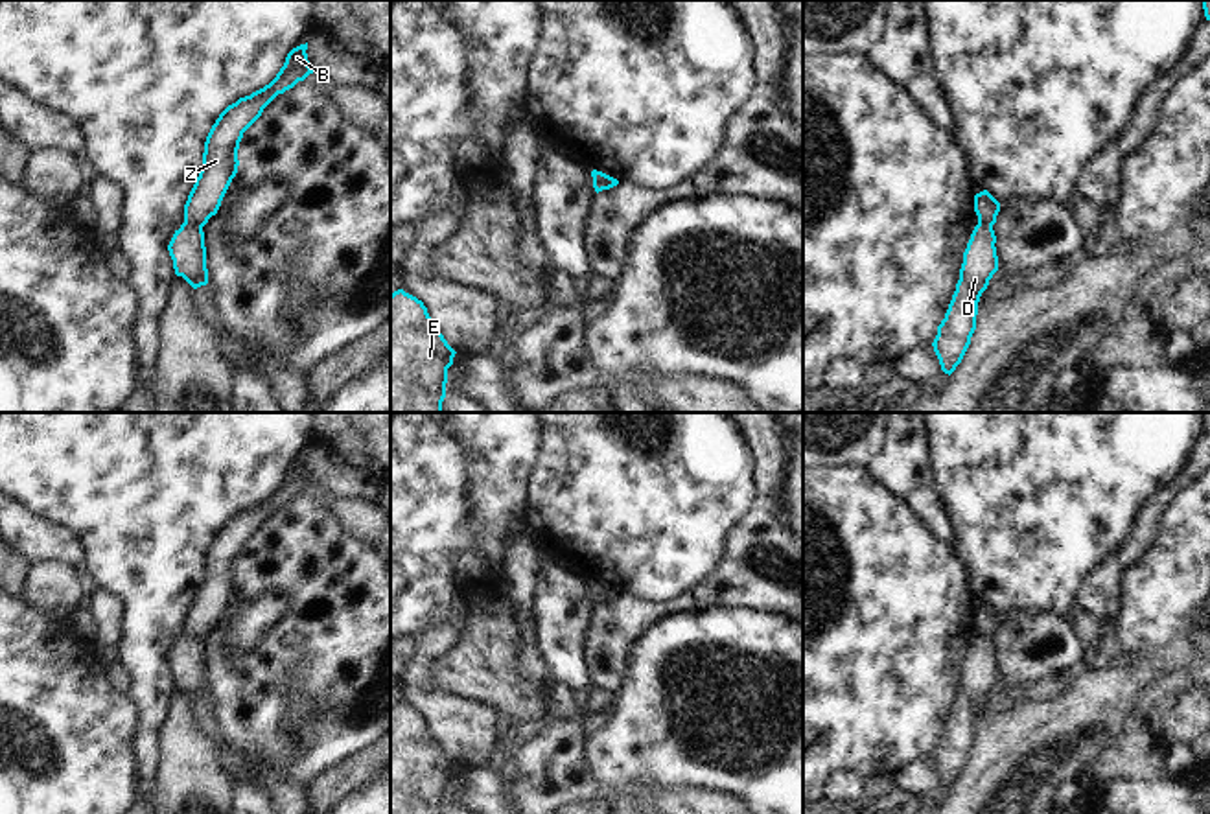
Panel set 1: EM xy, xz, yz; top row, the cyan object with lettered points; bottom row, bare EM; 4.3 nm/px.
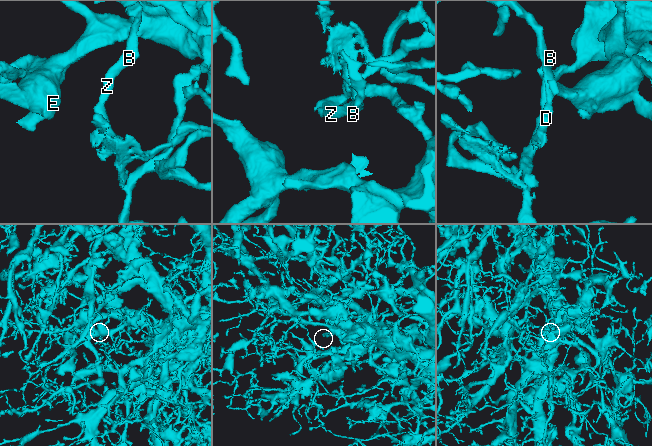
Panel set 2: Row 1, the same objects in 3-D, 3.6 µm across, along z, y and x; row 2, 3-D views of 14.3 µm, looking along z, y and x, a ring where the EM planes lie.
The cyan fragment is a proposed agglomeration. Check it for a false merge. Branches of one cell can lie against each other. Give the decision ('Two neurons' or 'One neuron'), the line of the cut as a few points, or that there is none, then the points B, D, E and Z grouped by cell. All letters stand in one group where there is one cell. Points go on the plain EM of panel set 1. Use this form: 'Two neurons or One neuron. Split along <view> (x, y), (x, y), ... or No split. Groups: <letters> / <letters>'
Two neurons. Split along xy (185, 634), (201, 641). Groups: B E Z / D

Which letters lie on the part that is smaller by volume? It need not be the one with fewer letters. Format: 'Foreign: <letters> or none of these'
Foreign: D

